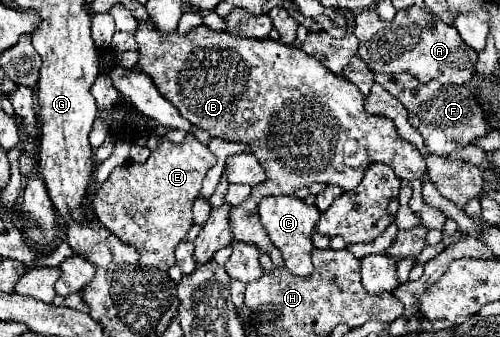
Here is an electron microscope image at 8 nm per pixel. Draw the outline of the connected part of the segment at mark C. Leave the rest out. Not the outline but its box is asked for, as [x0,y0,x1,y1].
[258,195,320,277]

